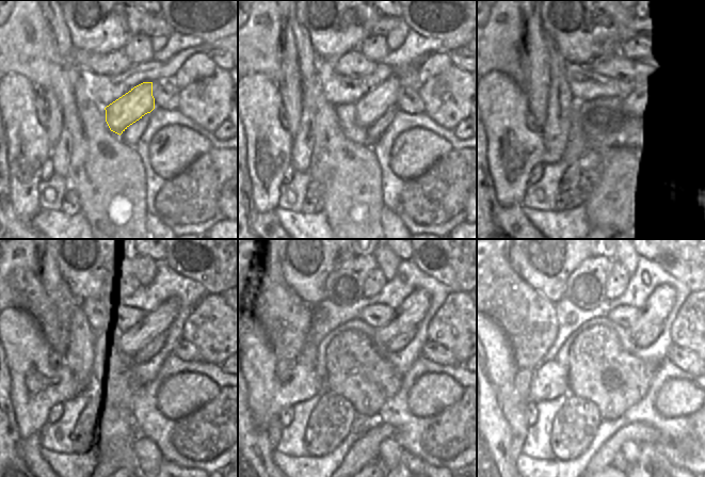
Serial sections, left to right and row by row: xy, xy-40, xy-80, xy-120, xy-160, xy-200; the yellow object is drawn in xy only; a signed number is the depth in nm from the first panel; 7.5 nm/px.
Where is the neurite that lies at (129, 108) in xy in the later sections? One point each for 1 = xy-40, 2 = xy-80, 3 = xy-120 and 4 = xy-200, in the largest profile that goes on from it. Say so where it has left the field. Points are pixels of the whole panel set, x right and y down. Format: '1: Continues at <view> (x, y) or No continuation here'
1: Continues at xy-40 (354, 117)
2: Continues at xy-80 (634, 89)
3: Continues at xy-120 (157, 322)
4: Continues at xy-200 (660, 302)

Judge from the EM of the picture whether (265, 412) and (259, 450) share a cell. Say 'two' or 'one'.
two

